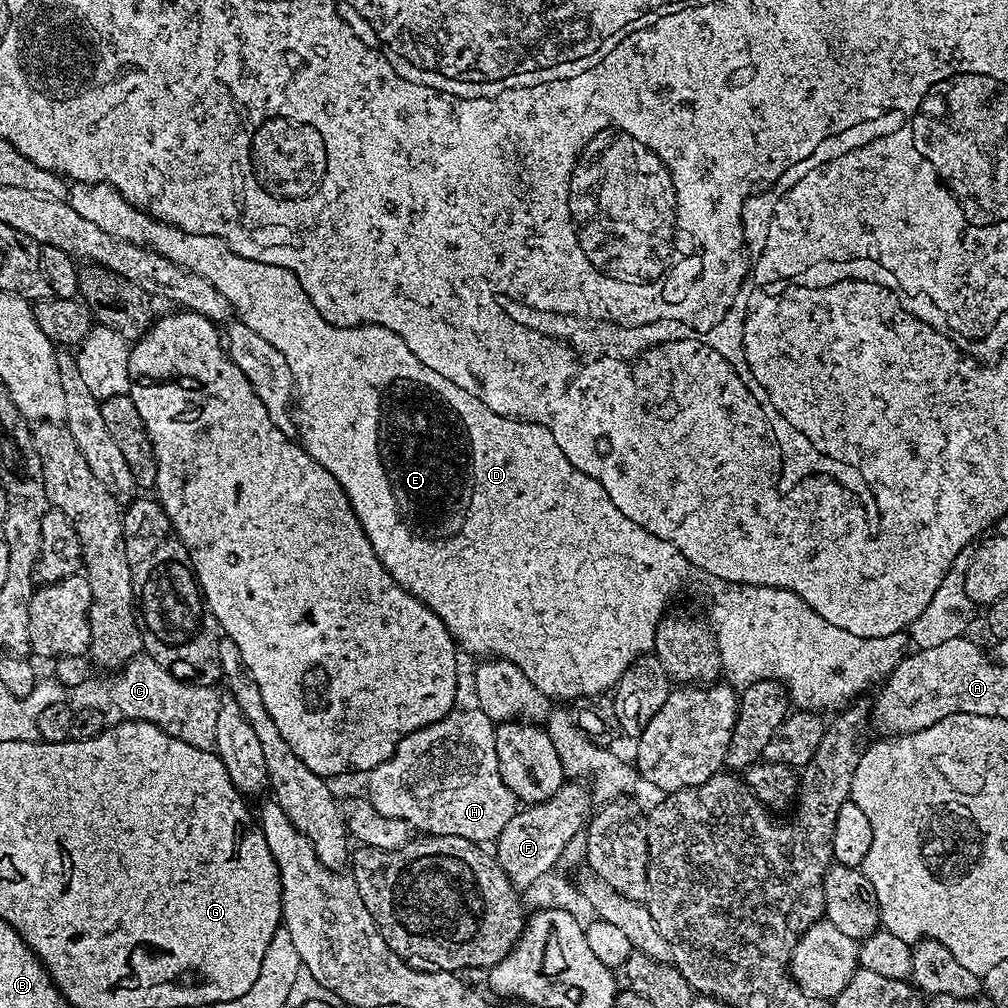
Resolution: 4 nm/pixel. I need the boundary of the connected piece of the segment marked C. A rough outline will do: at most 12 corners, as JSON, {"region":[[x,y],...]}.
{"region":[[147,654],[115,675],[112,704],[190,746],[215,745],[213,689]]}

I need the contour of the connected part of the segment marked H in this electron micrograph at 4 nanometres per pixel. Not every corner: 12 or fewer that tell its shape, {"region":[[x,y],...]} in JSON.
{"region":[[475,706],[367,773],[378,814],[484,846],[518,811]]}

